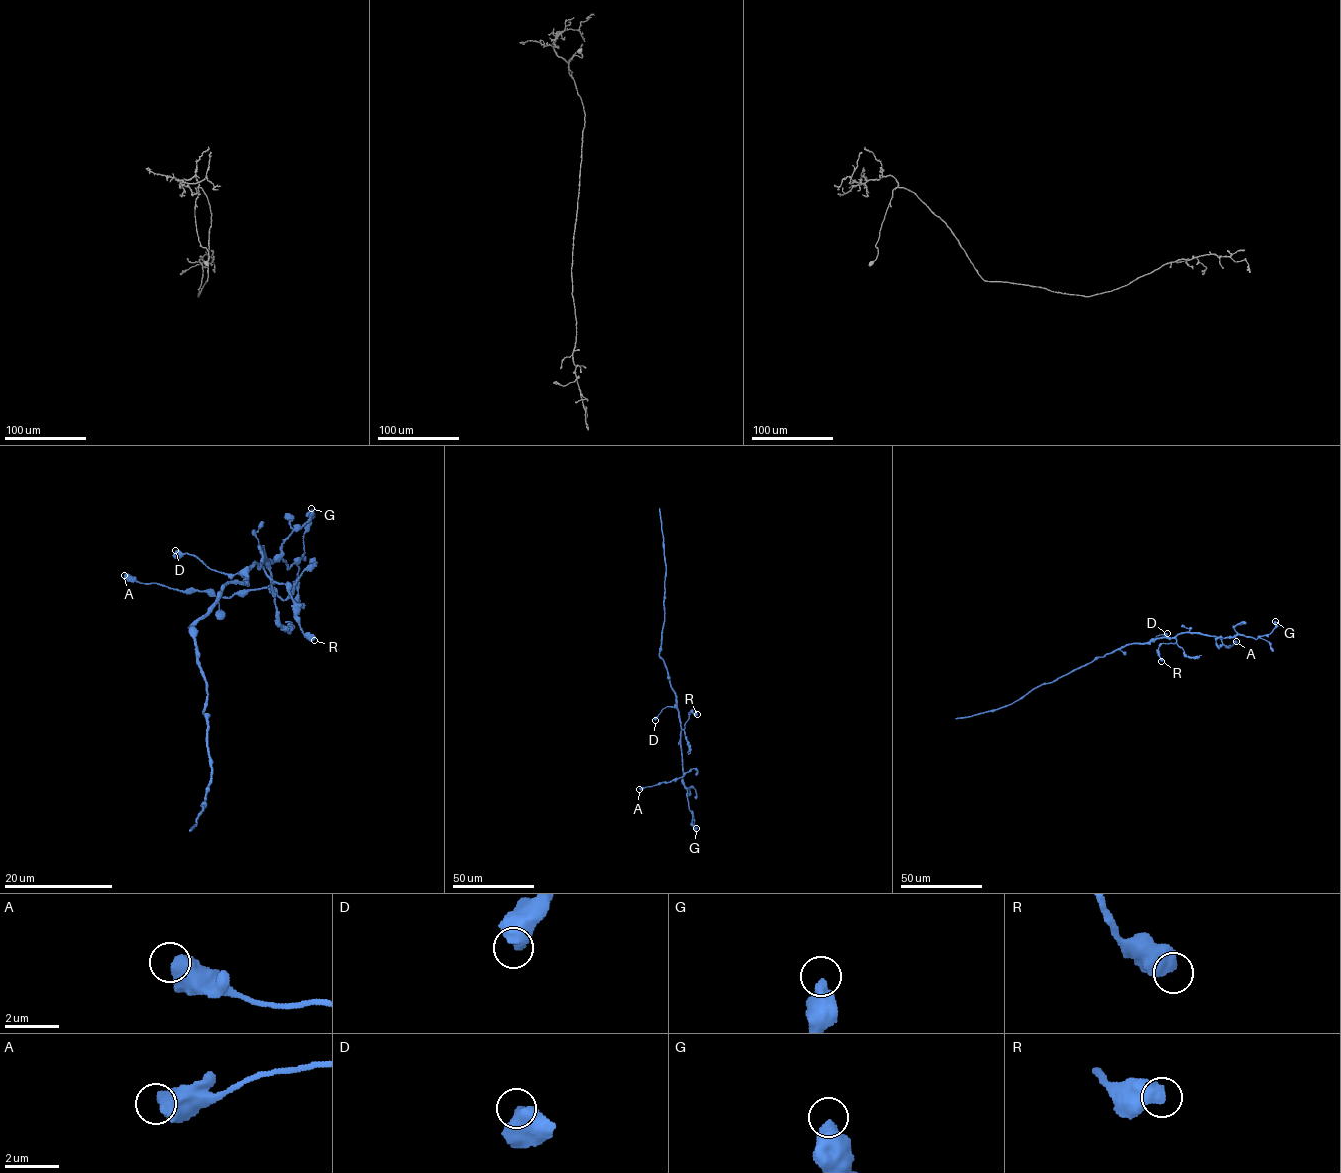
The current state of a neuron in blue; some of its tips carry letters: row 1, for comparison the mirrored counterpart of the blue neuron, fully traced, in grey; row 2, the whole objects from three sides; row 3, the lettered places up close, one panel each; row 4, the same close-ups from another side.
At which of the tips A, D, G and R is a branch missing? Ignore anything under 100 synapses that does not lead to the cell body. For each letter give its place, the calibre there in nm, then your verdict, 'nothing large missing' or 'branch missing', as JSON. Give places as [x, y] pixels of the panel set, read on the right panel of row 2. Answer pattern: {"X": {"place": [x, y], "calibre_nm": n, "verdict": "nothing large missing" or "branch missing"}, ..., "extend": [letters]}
{"A": {"place": [1236, 641], "calibre_nm": 700, "verdict": "nothing large missing"}, "D": {"place": [1167, 633], "calibre_nm": 600, "verdict": "nothing large missing"}, "G": {"place": [1275, 621], "calibre_nm": 500, "verdict": "nothing large missing"}, "R": {"place": [1161, 661], "calibre_nm": 650, "verdict": "nothing large missing"}, "extend": []}

